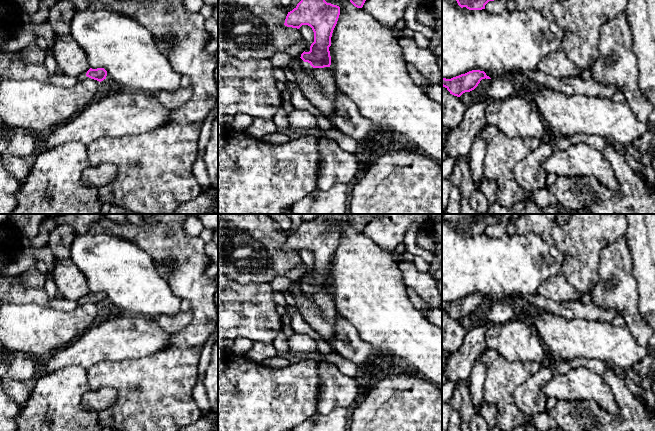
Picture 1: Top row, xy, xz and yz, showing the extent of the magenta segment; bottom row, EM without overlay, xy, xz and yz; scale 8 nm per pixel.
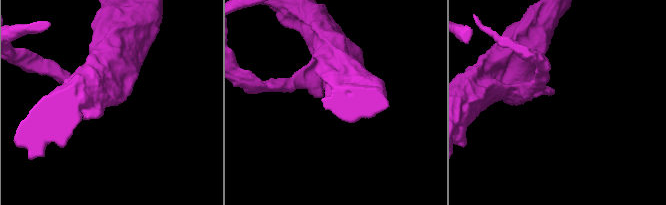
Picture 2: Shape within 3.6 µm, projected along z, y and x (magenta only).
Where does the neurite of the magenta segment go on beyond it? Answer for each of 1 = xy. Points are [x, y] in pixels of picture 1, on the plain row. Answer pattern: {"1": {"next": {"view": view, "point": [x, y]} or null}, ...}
{"1": {"next": null}}

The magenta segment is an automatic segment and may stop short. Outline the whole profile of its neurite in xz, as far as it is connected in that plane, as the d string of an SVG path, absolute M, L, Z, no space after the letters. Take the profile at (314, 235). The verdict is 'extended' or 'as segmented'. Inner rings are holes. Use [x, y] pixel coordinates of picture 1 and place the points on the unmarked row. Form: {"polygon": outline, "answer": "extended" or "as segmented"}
{"polygon": "M318 214L311 221L302 222L297 230L288 236L284 249L297 253L302 249L312 252L314 266L310 270L310 275L304 275L300 282L307 287L305 295L316 303L322 316L333 324L337 311L330 292L329 271L340 239L340 231L327 227L325 225L326 217L327 214Z", "answer": "extended"}

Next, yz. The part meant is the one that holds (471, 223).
{"polygon": "M442 214L442 221L454 223L469 234L482 234L489 225L500 222L500 214Z", "answer": "as segmented"}

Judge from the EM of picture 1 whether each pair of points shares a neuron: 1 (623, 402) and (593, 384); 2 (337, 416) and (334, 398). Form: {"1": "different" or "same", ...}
{"1": "different", "2": "different"}

